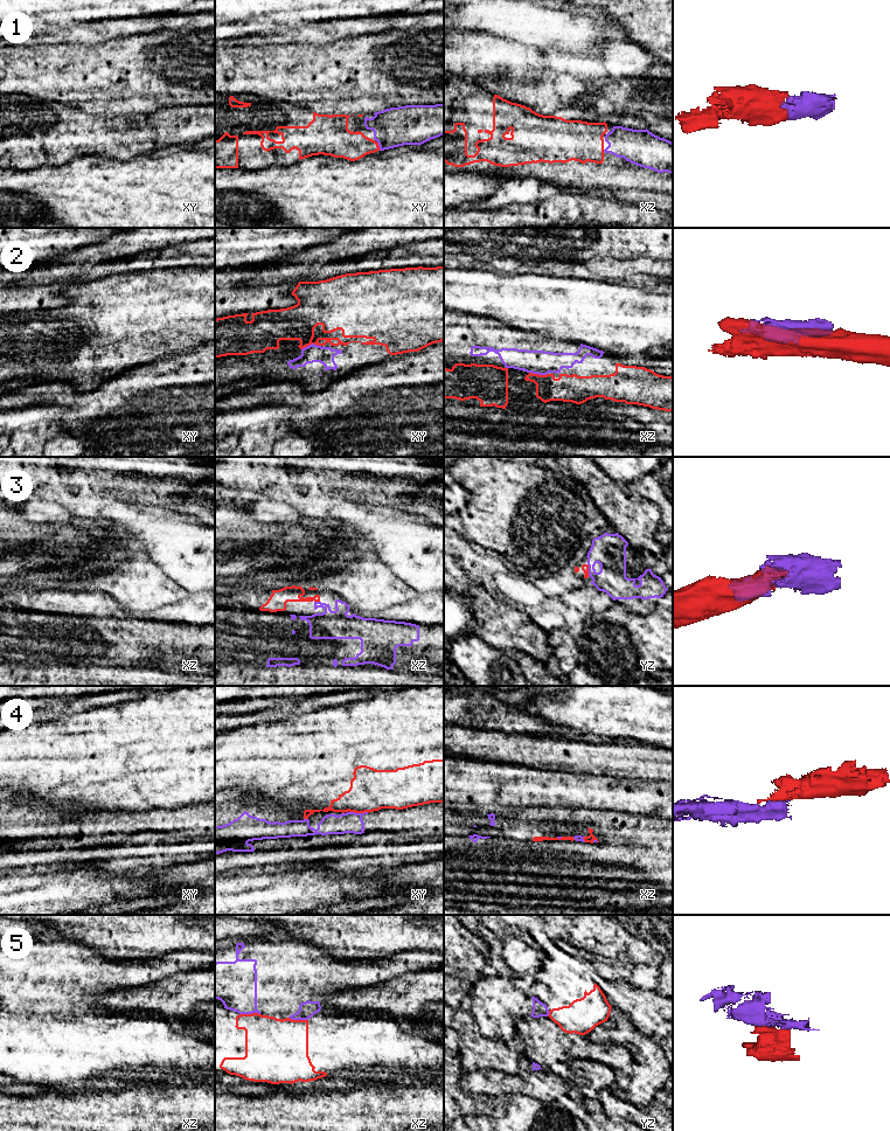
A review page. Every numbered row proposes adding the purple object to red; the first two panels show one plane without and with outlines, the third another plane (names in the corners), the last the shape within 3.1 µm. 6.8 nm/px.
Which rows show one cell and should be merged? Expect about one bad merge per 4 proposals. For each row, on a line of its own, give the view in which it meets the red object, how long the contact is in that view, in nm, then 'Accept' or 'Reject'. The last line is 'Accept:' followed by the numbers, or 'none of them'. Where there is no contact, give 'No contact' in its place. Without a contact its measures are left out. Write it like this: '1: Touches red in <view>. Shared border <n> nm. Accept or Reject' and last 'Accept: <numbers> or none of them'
1: Touches red in xy. Shared border 70 nm. Accept
2: Touches red in xy. Shared border 140 nm. Accept
3: Touches red in xz. Shared border 40 nm. Accept
4: Touches red in xy. Shared border 140 nm. Reject
5: Touches red in xz. Shared border 140 nm. Reject
Accept: 1, 2, 3

